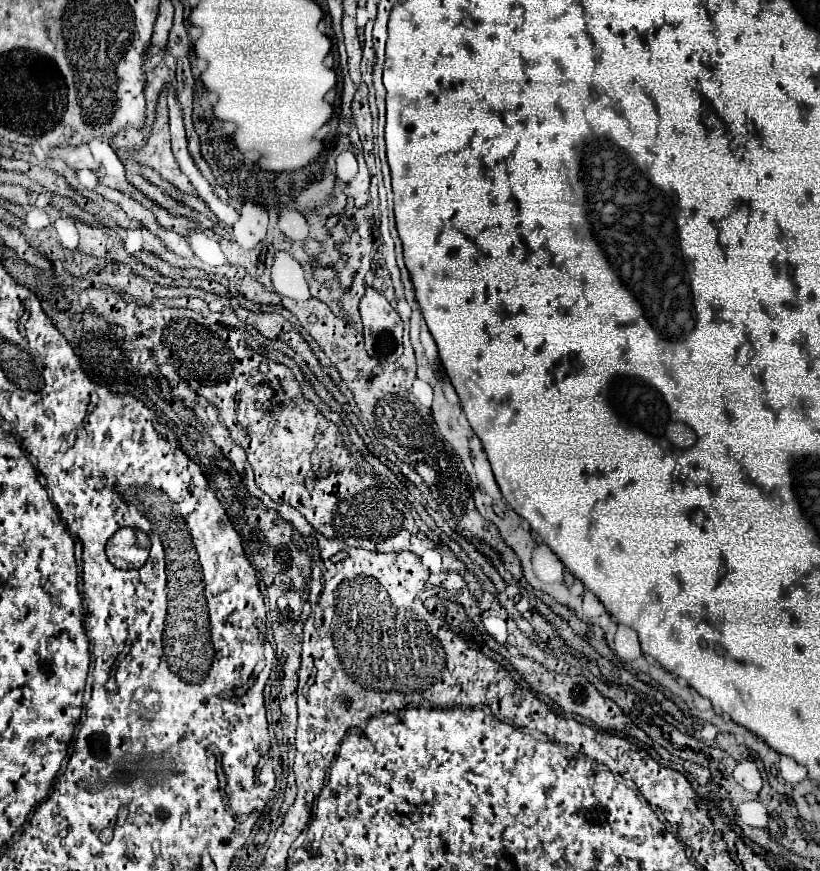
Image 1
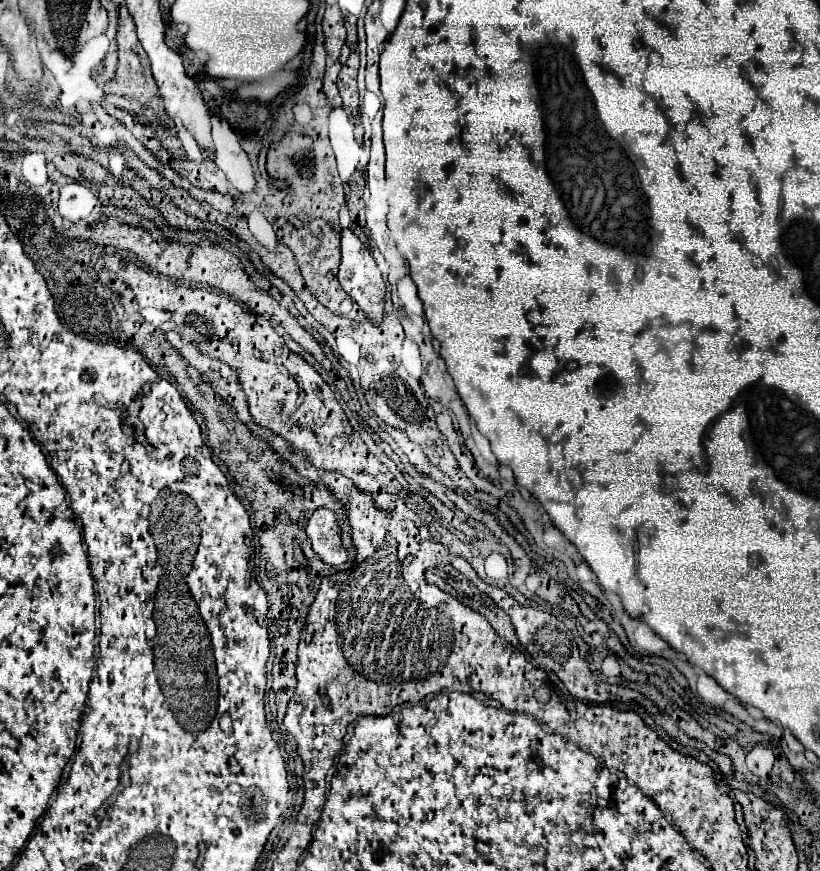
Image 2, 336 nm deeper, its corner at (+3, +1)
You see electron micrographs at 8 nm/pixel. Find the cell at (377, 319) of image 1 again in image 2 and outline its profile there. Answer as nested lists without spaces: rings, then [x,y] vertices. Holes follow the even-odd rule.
[[[341,230],[341,252],[343,252],[343,258],[341,258],[341,266],[339,266],[339,274],[337,274],[337,280],[341,284],[341,288],[357,302],[357,306],[367,314],[367,318],[381,326],[383,318],[385,318],[385,282],[383,282],[383,276],[375,264],[375,260],[371,258],[367,246],[349,230]]]

